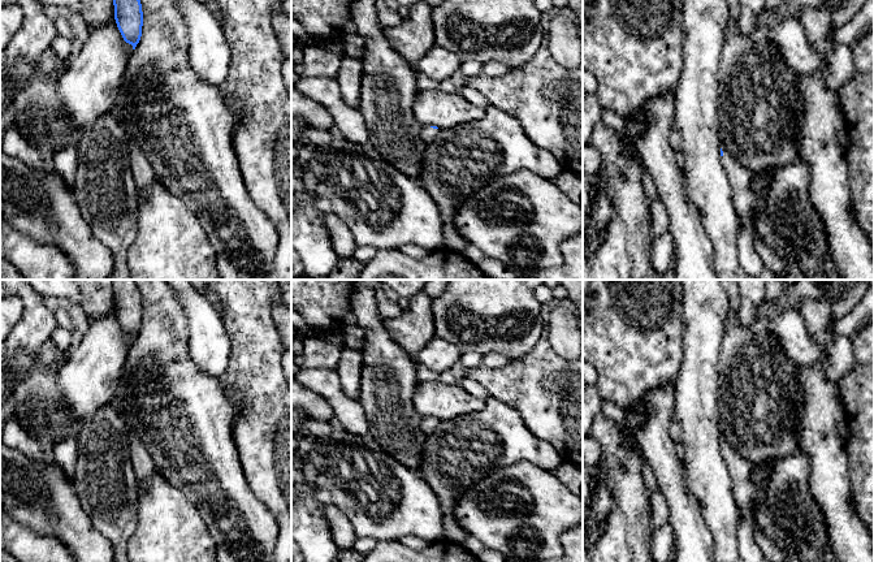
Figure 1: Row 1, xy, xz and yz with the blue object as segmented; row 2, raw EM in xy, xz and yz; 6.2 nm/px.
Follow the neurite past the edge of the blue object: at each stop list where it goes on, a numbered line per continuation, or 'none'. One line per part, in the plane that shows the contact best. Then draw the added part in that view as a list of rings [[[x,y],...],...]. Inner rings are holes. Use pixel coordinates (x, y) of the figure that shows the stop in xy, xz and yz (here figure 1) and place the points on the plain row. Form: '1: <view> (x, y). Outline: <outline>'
1: yz (745, 493). Outline: [[[721,432],[723,442],[722,455],[734,483],[734,497],[740,513],[737,527],[737,548],[744,562],[763,562],[766,558],[754,539],[754,526],[763,518],[758,501],[758,489],[750,477],[750,463],[744,461],[727,442]]]

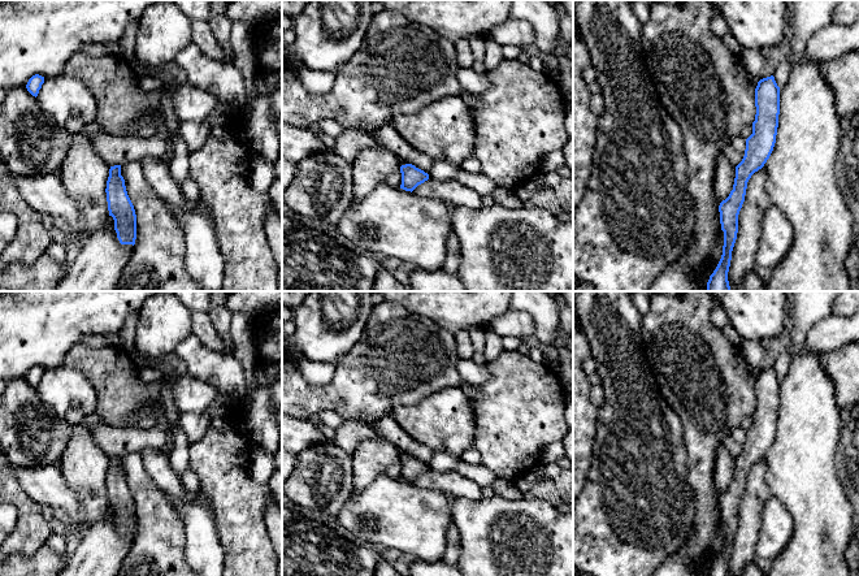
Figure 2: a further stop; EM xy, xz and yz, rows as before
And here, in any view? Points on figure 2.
none

